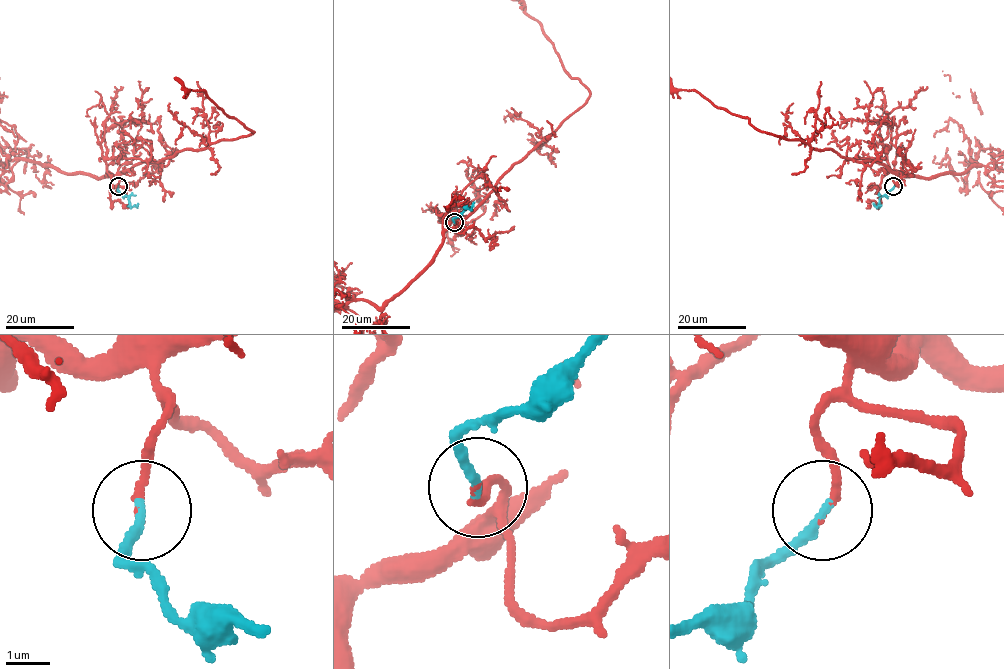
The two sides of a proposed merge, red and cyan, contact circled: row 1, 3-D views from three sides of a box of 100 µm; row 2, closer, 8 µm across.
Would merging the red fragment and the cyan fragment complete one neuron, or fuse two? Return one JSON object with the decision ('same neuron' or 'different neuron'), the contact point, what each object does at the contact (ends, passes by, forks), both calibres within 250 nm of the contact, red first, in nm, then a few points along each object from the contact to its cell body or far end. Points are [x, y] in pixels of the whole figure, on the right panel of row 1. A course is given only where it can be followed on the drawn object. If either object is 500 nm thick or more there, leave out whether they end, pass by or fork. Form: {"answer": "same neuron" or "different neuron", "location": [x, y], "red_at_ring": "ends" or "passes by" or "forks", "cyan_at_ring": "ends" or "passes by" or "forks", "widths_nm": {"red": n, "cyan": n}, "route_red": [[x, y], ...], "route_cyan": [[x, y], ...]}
{"answer": "same neuron", "location": [893, 186], "red_at_ring": "ends", "cyan_at_ring": "ends", "widths_nm": {"red": 170, "cyan": 240}, "route_red": [[894, 187], [895, 175], [880, 163], [762, 132], [694, 90], [675, 89]], "route_cyan": [[894, 187], [887, 195], [880, 197], [880, 207], [873, 203]]}

